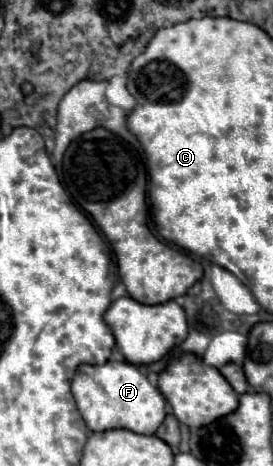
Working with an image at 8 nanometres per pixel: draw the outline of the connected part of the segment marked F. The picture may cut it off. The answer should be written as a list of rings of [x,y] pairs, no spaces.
[[[129,362],[81,364],[73,378],[73,396],[91,432],[125,428],[137,434],[155,434],[165,418],[165,398],[147,376]]]

